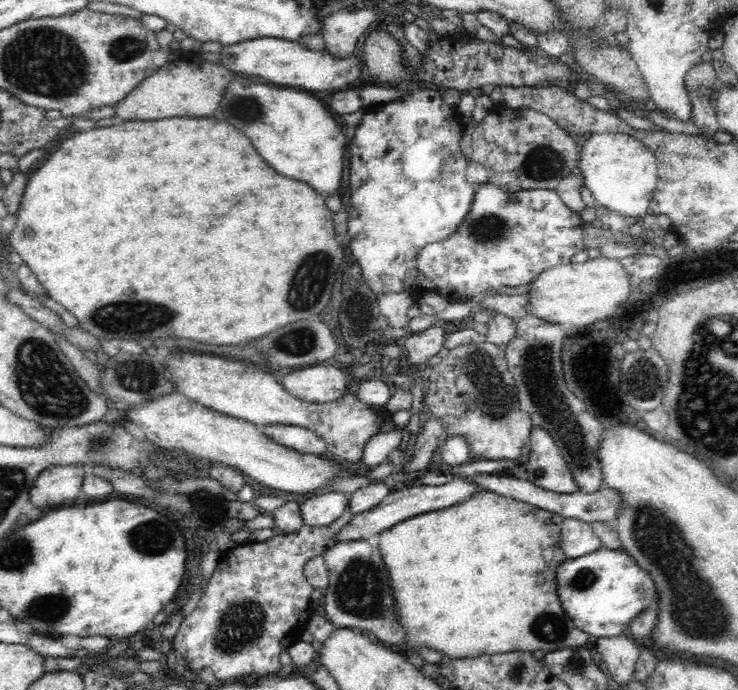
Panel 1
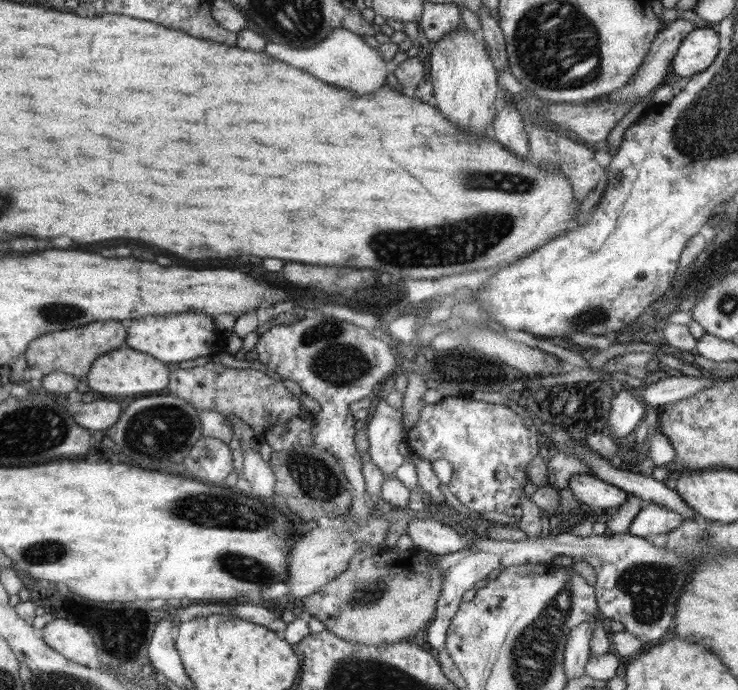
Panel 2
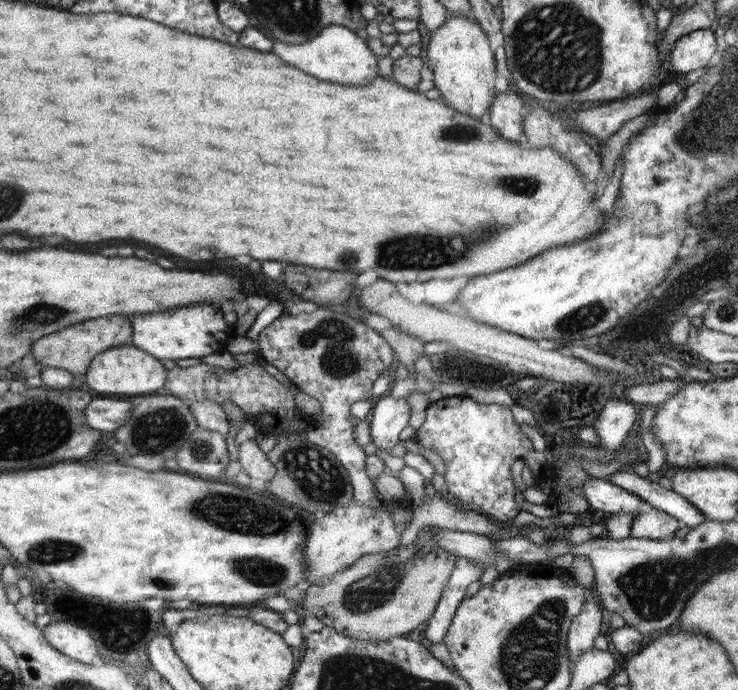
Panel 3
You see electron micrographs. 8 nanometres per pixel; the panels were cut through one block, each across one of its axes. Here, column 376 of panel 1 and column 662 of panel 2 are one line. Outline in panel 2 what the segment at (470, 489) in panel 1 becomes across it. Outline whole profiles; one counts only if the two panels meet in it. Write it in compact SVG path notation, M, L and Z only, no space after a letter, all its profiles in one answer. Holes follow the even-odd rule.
M650 503L632 520L629 532L646 537L650 534L666 535L682 524L682 515L658 503Z

